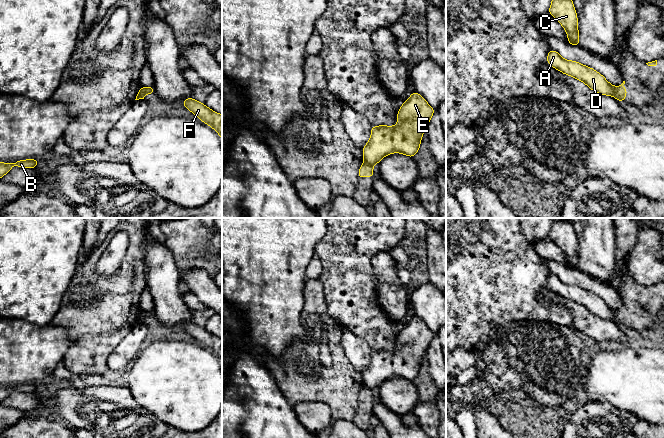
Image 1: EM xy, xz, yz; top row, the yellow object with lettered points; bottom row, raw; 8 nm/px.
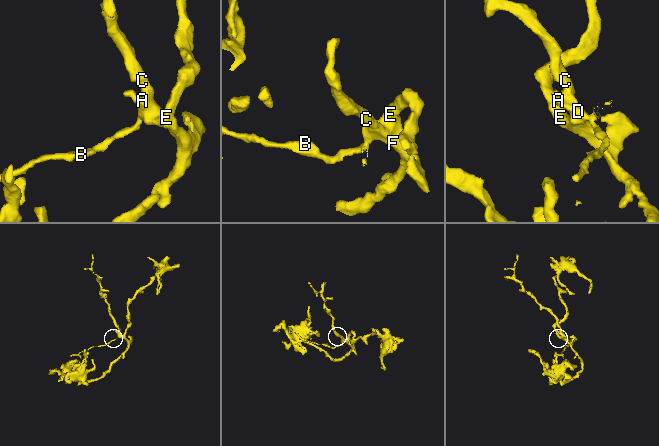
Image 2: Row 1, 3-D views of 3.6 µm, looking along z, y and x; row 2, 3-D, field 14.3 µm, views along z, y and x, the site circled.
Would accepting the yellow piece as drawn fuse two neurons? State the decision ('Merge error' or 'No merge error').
Merge error

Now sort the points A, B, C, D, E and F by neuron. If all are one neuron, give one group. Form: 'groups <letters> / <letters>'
groups A C D E F / B

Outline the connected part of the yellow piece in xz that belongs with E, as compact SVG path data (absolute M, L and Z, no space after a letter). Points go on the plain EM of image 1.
M416 315L397 337L396 350L373 350L370 364L363 371L364 386L375 389L385 380L401 377L414 381L420 372L423 356L434 338L427 325Z

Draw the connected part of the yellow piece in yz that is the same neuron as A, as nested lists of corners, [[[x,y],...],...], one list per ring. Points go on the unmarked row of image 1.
[[[550,273],[547,287],[562,296],[585,307],[591,314],[606,320],[614,320],[616,311],[610,308],[599,296],[579,286],[563,283],[559,277]]]

